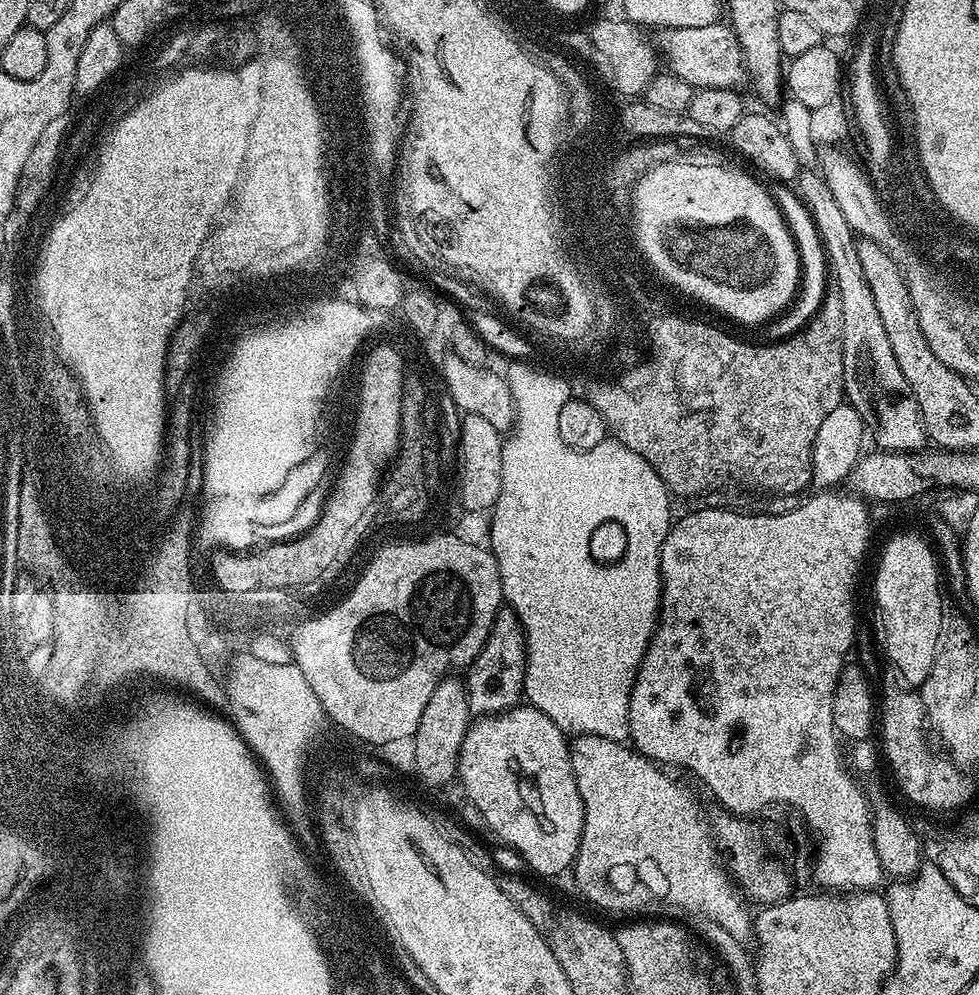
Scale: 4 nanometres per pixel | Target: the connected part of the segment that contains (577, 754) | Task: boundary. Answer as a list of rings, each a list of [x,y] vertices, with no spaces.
[[[577,736],[571,741],[570,751],[584,807],[584,829],[574,865],[579,895],[593,901],[597,909],[605,908],[608,912],[632,912],[638,906],[644,908],[655,900],[665,900],[701,912],[705,921],[726,928],[735,940],[751,941],[754,916],[751,911],[748,913],[749,901],[730,875],[695,794],[686,785],[671,780],[657,761],[640,755],[627,743],[601,736]]]

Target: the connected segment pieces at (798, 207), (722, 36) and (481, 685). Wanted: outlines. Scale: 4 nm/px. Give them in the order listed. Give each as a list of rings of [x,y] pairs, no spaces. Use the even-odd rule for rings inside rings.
[[[773,183],[770,191],[772,199],[776,201],[780,213],[784,216],[784,223],[788,225],[788,231],[792,233],[792,240],[796,243],[796,249],[800,255],[800,287],[796,290],[796,297],[792,299],[784,312],[781,312],[775,320],[768,321],[766,325],[766,331],[772,335],[769,337],[776,340],[788,340],[795,332],[801,332],[814,318],[814,314],[818,314],[824,297],[830,292],[830,273],[820,235],[814,226],[811,214],[808,213],[808,207],[800,201],[799,195],[787,183]]]
[[[717,22],[710,26],[663,28],[657,33],[656,46],[668,62],[667,67],[689,82],[693,89],[729,90],[743,85],[746,78],[741,46],[731,25]]]
[[[501,610],[493,622],[481,652],[466,669],[468,701],[473,717],[497,716],[499,712],[517,707],[524,696],[527,665],[528,645],[524,638],[524,627],[520,625],[520,619],[516,617],[515,612]]]

